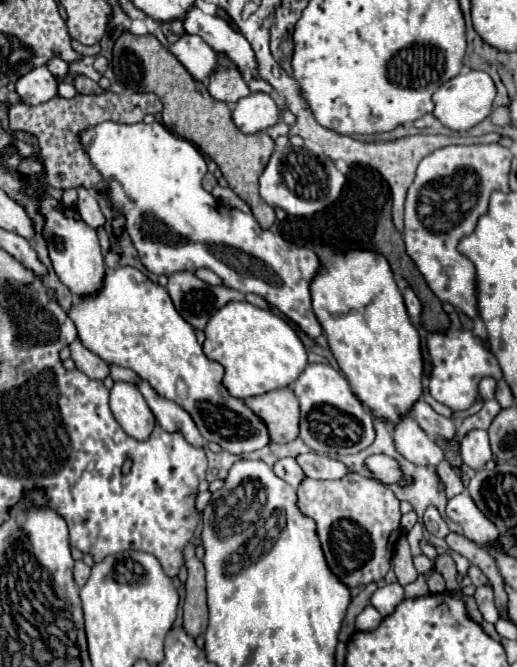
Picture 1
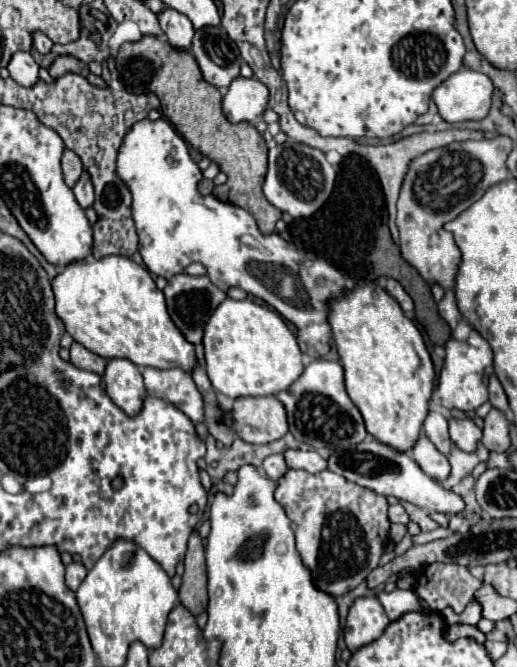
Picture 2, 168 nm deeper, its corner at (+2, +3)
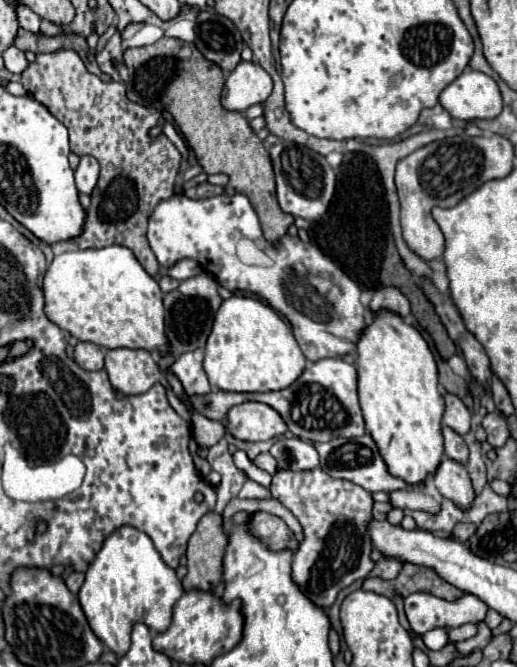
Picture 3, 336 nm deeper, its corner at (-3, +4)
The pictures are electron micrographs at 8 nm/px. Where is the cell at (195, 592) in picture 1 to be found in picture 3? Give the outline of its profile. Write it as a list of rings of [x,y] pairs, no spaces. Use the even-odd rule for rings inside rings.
[[[215,512],[205,514],[187,546],[187,576],[183,578],[185,592],[209,592],[221,582],[221,558],[227,546],[227,536],[221,530],[223,518]]]

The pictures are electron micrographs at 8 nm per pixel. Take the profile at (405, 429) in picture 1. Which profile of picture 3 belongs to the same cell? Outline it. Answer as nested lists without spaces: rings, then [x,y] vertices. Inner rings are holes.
[[[447,456],[441,458],[437,470],[433,472],[433,482],[445,498],[453,500],[461,508],[467,508],[475,498],[465,466]]]

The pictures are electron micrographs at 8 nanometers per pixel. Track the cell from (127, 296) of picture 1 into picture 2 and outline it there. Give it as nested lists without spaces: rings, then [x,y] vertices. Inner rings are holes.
[[[110,255],[102,259],[78,259],[64,267],[54,279],[52,279],[54,299],[56,299],[56,315],[64,321],[66,331],[74,337],[74,341],[82,343],[92,353],[114,359],[114,357],[126,357],[138,367],[154,367],[154,369],[172,369],[182,367],[186,371],[192,371],[196,367],[196,355],[194,345],[188,343],[178,327],[172,323],[168,311],[164,293],[156,287],[150,273],[134,263],[128,257],[122,255]]]

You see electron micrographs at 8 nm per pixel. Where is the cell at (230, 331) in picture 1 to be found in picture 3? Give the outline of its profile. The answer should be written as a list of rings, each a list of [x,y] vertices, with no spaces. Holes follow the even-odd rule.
[[[245,296],[223,300],[205,346],[209,384],[225,392],[273,392],[291,386],[305,370],[305,356],[285,320],[265,302]]]

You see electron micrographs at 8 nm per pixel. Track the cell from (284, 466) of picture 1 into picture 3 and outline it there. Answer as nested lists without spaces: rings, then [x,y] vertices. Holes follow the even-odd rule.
[[[269,452],[259,454],[259,456],[253,460],[253,464],[255,464],[255,466],[259,466],[261,470],[269,472],[269,474],[275,474],[275,472],[277,472],[277,460],[275,460]]]

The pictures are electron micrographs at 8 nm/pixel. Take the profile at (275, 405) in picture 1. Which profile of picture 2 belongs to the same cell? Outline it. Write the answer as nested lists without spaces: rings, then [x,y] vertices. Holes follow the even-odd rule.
[[[238,397],[234,399],[232,429],[246,443],[262,445],[288,433],[284,405],[276,397]]]

